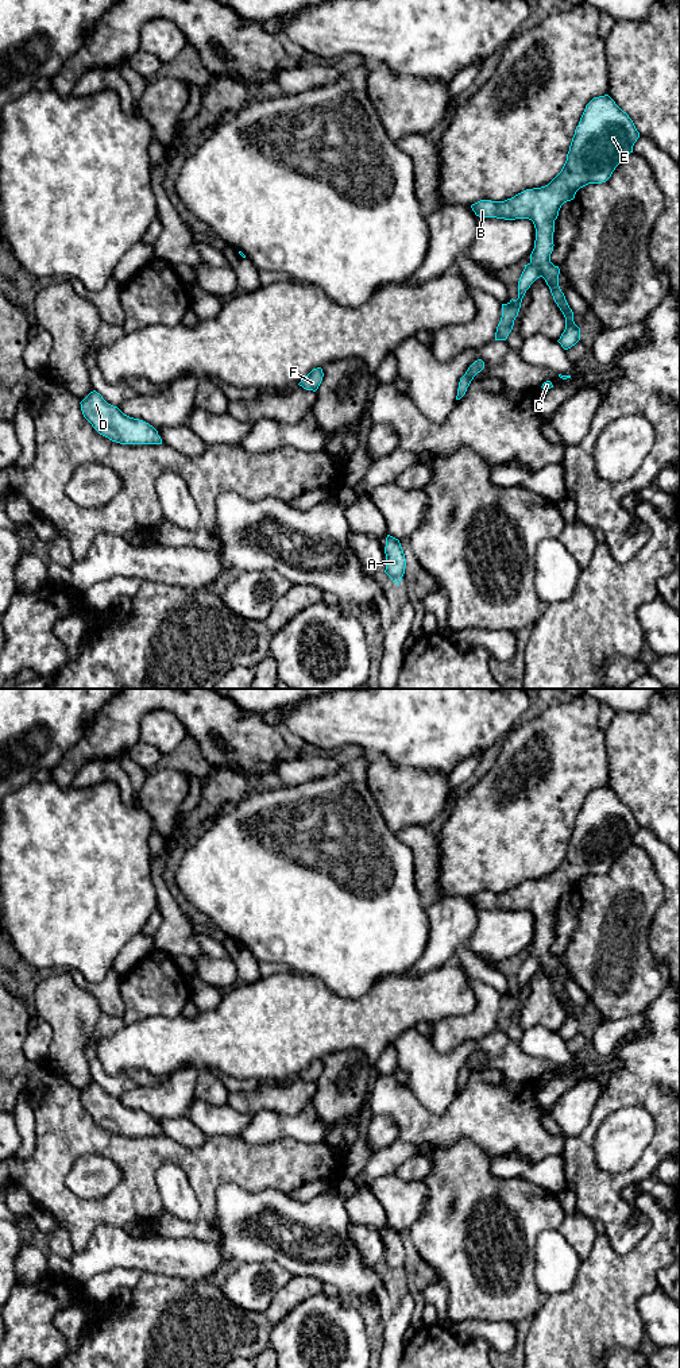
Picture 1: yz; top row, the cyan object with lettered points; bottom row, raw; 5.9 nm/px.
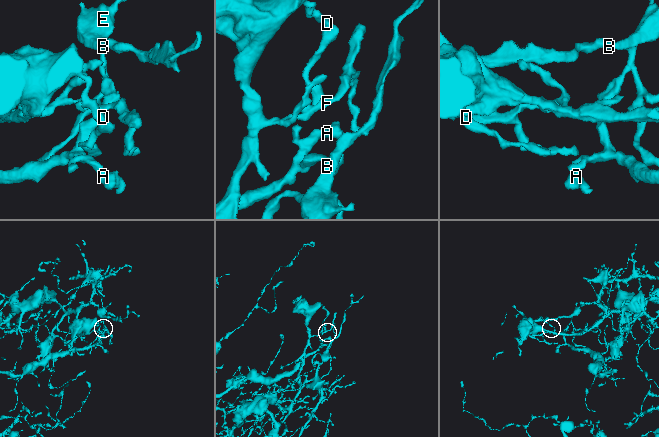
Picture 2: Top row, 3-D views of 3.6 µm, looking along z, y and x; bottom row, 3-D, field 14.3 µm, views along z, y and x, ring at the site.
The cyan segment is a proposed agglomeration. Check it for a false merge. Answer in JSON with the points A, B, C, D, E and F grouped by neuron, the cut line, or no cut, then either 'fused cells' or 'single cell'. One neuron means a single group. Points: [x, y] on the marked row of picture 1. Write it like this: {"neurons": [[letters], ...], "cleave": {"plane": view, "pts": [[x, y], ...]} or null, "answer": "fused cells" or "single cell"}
{"neurons": [["A"], ["B", "C", "D", "E", "F"]], "cleave": {"plane": "yz", "pts": [[530, 262], [539, 269], [541, 276]]}, "answer": "fused cells"}

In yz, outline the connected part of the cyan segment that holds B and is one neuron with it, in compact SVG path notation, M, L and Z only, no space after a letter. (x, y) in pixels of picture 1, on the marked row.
M608 95L594 97L575 130L561 172L548 185L526 189L505 201L480 200L471 205L479 217L533 221L536 240L530 263L540 269L565 317L565 330L557 340L564 350L580 340L580 328L559 286L560 269L550 262L555 220L561 205L573 200L580 188L606 182L615 167L633 153L638 138L633 120Z

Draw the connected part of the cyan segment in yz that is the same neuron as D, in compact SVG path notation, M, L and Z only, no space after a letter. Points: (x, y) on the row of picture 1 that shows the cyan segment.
M90 392L81 402L84 417L103 436L120 444L162 444L158 431L148 423L124 415L100 393Z

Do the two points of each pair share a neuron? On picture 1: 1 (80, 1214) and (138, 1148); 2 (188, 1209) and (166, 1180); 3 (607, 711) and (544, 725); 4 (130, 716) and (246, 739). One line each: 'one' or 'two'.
1: one
2: one
3: two
4: one

